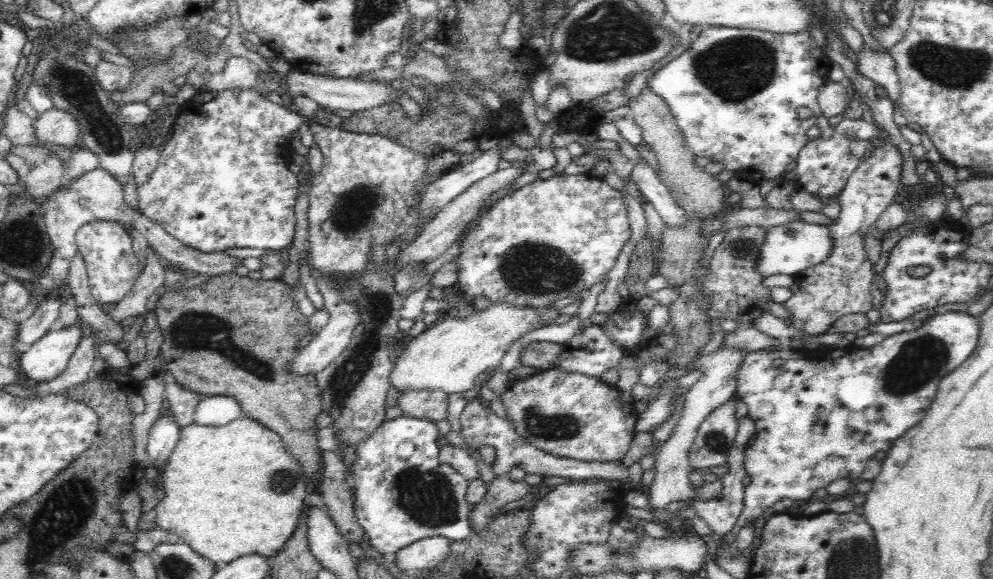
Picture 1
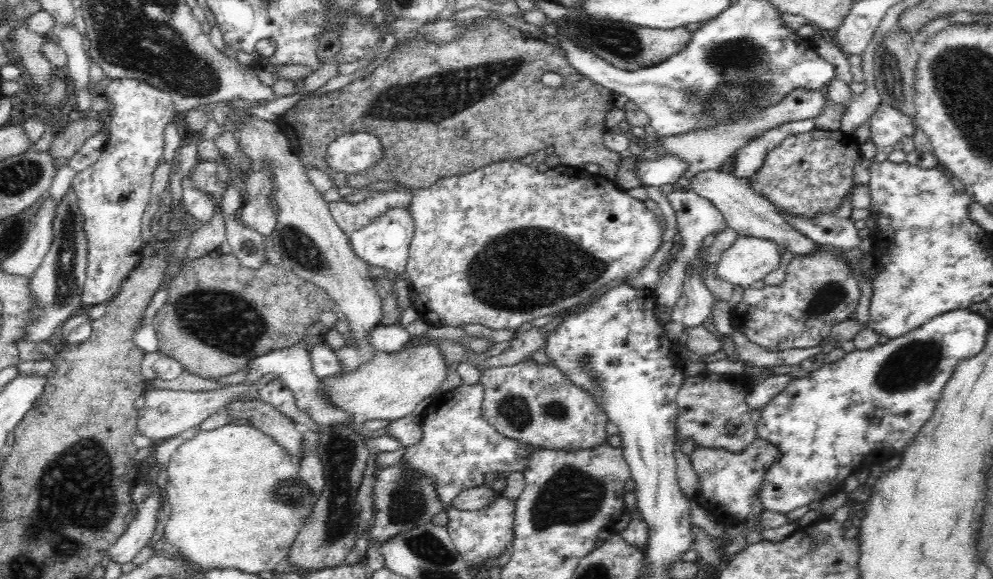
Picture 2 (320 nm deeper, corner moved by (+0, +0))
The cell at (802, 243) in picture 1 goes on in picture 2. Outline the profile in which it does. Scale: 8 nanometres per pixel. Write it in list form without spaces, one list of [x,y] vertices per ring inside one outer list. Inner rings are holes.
[[[737,237],[720,260],[712,266],[712,273],[732,285],[750,287],[780,264],[781,255],[776,243],[752,237]]]

